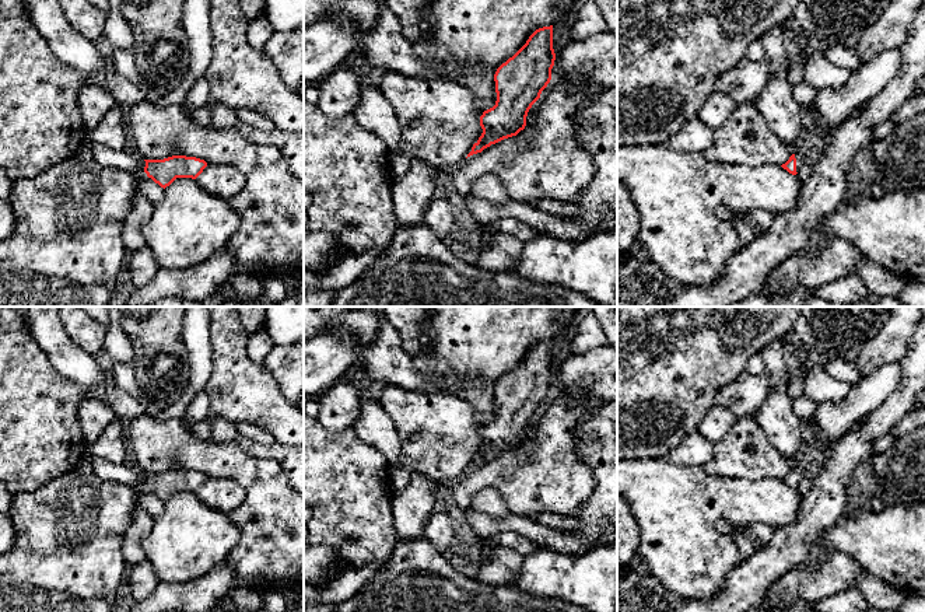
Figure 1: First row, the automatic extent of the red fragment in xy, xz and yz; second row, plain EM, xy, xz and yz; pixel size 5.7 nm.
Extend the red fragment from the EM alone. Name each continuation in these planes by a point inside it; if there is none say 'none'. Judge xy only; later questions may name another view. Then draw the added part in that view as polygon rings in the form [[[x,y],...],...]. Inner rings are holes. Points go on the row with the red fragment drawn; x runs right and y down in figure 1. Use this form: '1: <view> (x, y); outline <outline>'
none

